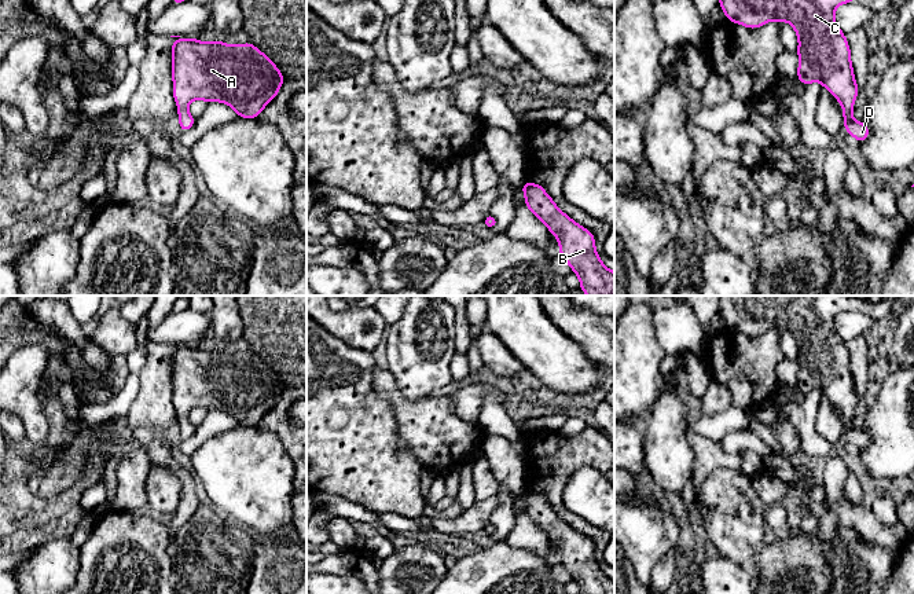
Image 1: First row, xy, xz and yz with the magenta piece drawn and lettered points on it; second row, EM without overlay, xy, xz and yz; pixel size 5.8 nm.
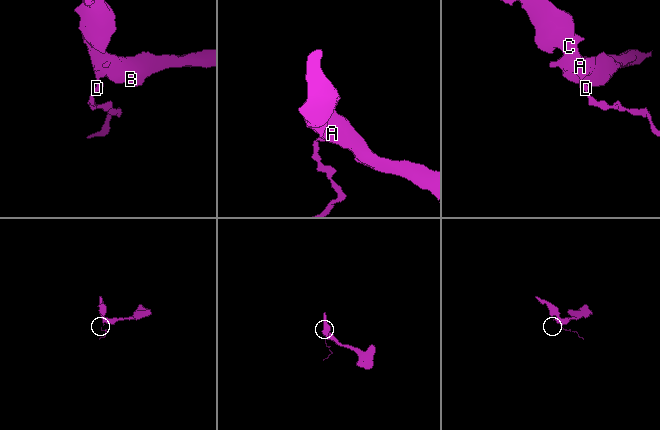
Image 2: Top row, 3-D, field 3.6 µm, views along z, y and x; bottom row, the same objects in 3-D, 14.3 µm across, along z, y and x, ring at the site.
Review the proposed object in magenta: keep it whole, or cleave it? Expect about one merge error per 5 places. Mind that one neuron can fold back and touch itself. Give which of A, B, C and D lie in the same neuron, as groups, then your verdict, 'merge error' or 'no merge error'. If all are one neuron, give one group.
A B C D; no merge error

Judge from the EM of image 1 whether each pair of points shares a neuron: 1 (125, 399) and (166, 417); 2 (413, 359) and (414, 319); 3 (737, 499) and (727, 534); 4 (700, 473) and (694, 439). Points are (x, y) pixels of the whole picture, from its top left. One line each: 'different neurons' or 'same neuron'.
1: different neurons
2: same neuron
3: same neuron
4: same neuron

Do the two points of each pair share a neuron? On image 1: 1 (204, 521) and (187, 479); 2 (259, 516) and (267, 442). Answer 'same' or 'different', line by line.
1: different
2: same

